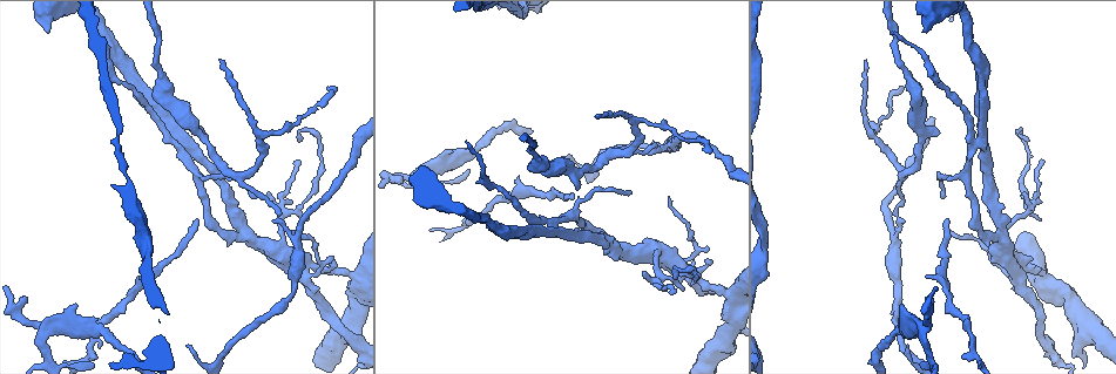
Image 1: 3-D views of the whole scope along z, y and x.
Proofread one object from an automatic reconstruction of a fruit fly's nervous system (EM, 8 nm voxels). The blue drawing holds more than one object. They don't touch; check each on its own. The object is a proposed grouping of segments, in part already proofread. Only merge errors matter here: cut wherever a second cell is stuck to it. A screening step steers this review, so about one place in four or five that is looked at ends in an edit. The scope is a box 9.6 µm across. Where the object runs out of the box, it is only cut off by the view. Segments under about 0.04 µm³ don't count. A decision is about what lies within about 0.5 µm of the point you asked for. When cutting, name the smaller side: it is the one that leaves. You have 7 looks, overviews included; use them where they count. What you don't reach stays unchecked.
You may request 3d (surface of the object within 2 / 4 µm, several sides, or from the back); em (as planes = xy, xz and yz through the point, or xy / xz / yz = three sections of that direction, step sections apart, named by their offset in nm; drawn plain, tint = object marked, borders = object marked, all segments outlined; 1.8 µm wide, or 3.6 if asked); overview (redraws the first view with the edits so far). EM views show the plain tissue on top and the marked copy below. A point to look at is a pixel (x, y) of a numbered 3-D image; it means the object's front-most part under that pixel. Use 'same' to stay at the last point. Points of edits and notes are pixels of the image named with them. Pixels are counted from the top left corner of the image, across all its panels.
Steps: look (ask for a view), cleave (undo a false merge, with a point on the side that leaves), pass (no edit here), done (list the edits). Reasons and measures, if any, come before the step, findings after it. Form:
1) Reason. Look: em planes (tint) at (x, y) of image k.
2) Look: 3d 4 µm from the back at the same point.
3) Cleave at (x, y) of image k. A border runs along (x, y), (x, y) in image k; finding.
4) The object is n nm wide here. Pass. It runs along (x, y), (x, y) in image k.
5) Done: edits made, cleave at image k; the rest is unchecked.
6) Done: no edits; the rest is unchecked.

Two arms at a narrow angle. Look: 3d 2 µm at (981, 140) of image 1.

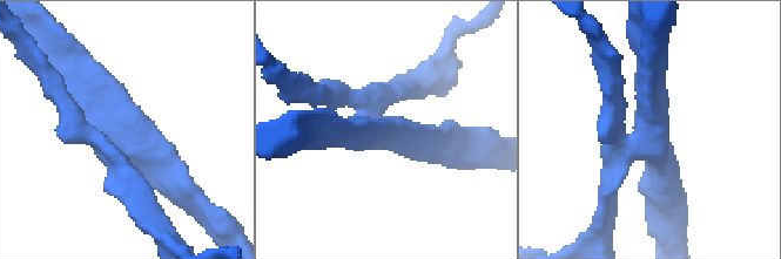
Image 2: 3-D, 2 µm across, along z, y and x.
Look: em 3.6 µm planes (tint) at (373, 133) of image 2.

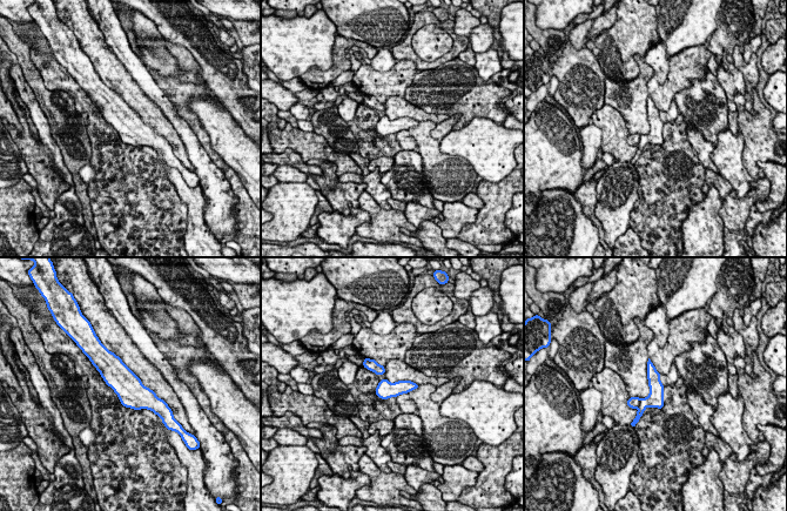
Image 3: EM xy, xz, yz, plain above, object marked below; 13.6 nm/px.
The object is 220 nm wide here. Cleave at (656, 398) of image 3. A second cell is stuck on.

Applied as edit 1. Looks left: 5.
Look: overview.

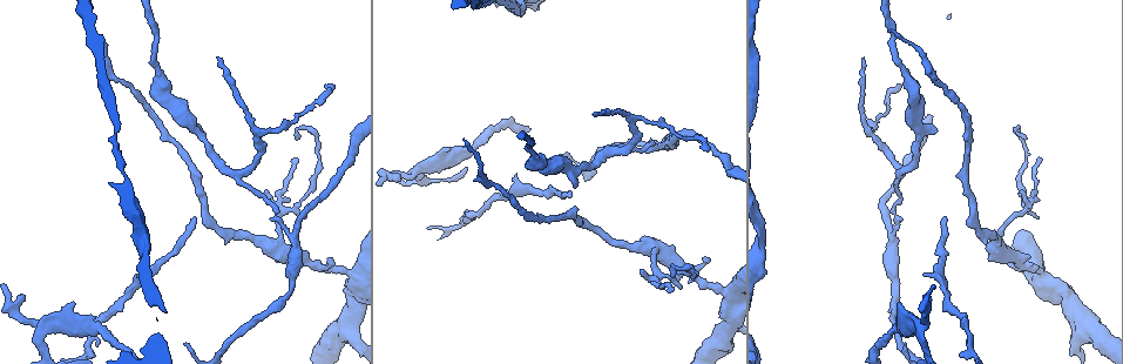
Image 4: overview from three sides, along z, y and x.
Look: 3d 4 µm at (41, 330) of image 4.

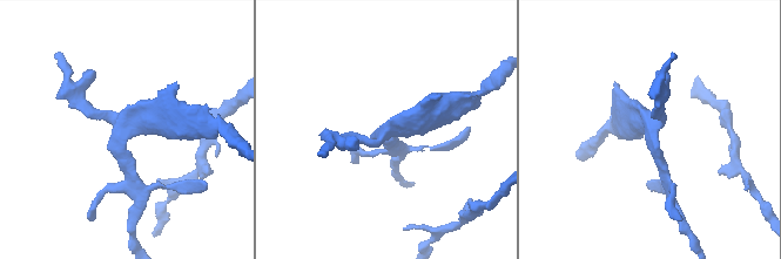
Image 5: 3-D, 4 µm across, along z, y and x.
Need the tissue. Look: em planes (tint) at (389, 129) of image 5.

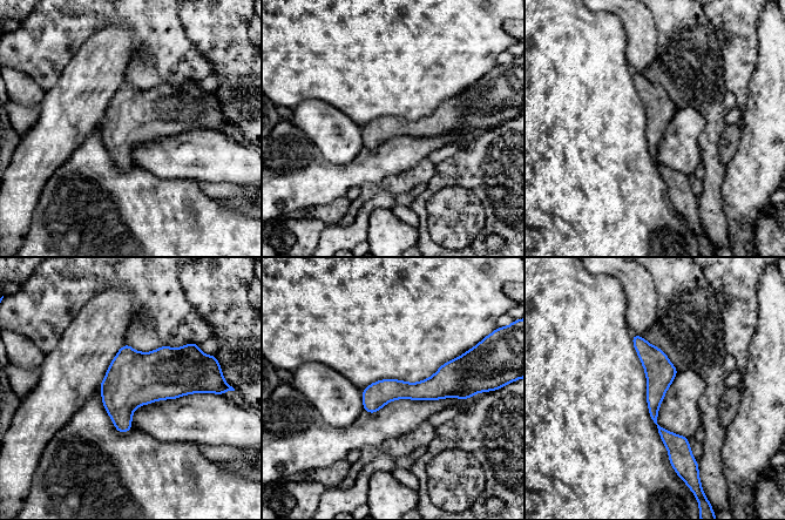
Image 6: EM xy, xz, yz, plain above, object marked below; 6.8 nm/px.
The object is 180 nm wide here. Pass. It runs along (635, 338), (655, 362), (654, 419), (674, 457) in image 6; one cell here.

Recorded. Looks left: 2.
Done: edits made, cleave at image 3; the rest is unchecked.

